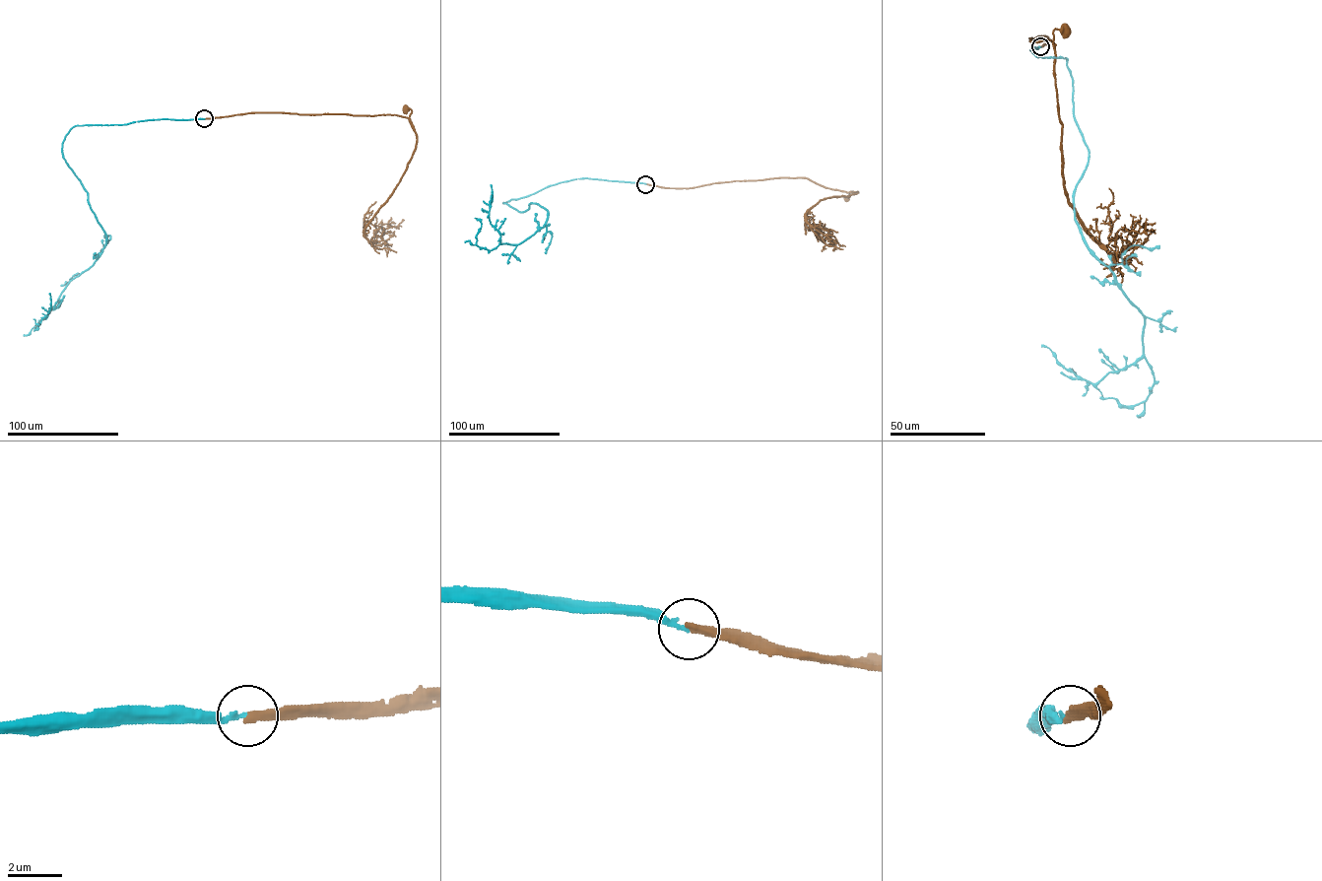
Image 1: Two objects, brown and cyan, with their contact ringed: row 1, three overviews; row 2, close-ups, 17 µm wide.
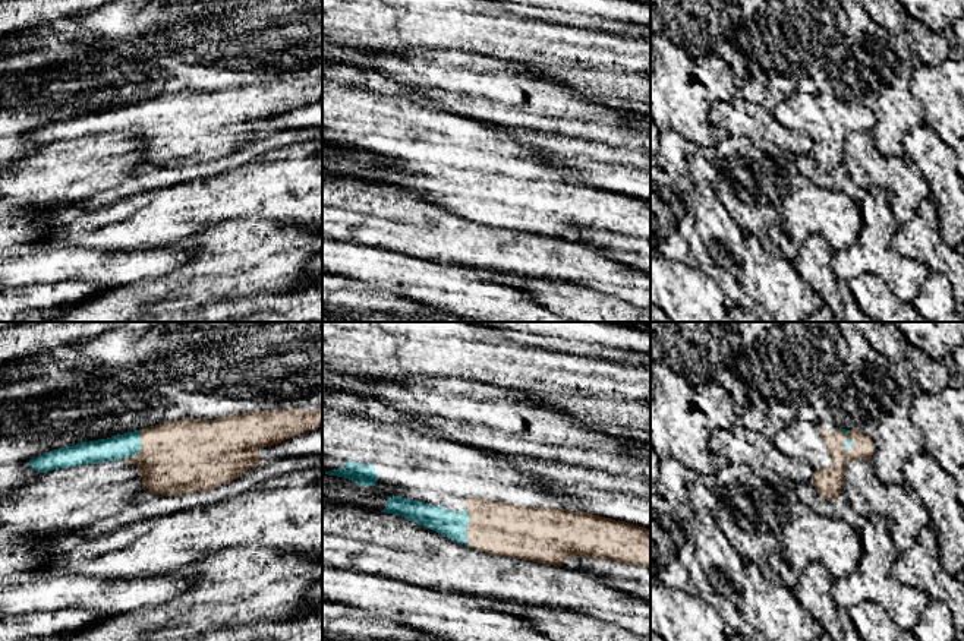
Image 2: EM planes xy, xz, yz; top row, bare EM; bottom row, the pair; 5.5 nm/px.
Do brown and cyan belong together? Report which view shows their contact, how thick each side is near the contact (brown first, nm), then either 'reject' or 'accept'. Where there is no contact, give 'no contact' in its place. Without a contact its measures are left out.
contact in xz; calibres 300 and 150 nm; accept

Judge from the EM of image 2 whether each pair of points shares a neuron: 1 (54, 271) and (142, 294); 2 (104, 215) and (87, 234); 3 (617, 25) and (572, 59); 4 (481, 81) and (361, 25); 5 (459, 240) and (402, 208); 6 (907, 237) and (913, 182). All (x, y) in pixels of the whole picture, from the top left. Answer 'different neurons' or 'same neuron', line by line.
1: different neurons
2: same neuron
3: different neurons
4: different neurons
5: same neuron
6: different neurons

